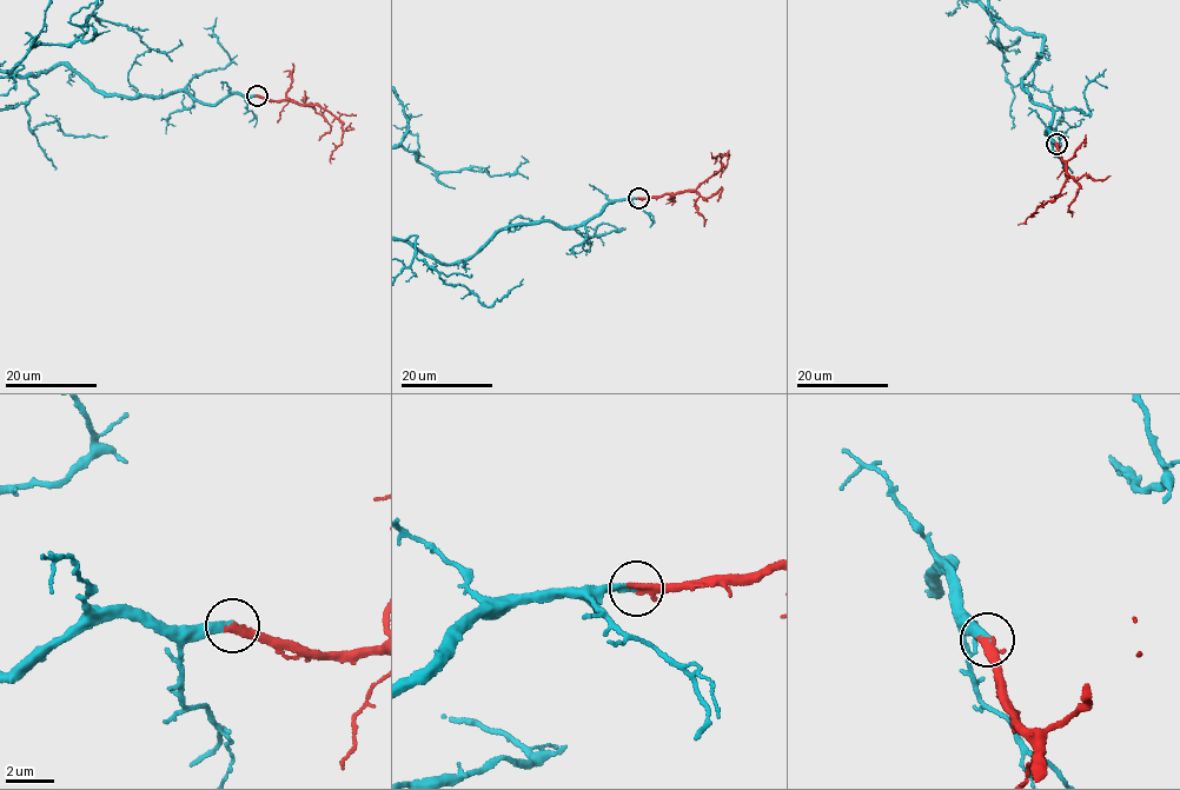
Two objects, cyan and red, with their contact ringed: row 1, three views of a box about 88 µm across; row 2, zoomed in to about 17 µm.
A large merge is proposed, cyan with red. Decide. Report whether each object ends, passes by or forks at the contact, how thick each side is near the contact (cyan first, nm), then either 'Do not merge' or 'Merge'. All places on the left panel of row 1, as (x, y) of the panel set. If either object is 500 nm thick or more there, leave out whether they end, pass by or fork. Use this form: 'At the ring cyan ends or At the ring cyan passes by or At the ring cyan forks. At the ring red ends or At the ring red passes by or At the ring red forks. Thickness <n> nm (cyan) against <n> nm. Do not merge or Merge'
At the ring cyan ends. At the ring red ends. Thickness 240 nm (cyan) against 360 nm. Merge

